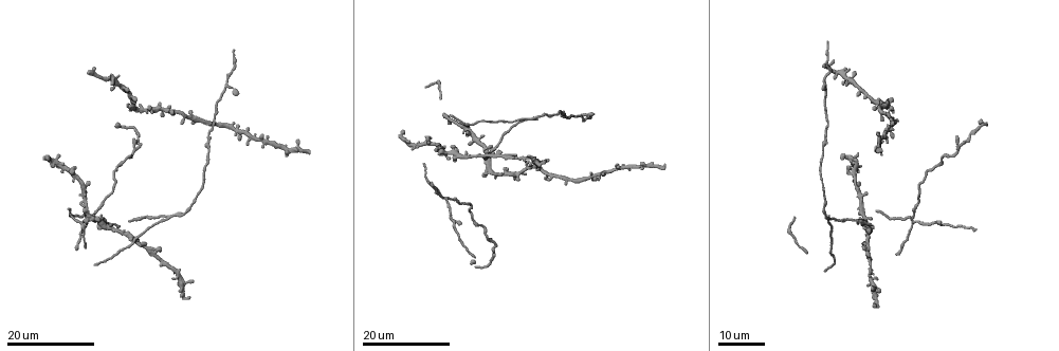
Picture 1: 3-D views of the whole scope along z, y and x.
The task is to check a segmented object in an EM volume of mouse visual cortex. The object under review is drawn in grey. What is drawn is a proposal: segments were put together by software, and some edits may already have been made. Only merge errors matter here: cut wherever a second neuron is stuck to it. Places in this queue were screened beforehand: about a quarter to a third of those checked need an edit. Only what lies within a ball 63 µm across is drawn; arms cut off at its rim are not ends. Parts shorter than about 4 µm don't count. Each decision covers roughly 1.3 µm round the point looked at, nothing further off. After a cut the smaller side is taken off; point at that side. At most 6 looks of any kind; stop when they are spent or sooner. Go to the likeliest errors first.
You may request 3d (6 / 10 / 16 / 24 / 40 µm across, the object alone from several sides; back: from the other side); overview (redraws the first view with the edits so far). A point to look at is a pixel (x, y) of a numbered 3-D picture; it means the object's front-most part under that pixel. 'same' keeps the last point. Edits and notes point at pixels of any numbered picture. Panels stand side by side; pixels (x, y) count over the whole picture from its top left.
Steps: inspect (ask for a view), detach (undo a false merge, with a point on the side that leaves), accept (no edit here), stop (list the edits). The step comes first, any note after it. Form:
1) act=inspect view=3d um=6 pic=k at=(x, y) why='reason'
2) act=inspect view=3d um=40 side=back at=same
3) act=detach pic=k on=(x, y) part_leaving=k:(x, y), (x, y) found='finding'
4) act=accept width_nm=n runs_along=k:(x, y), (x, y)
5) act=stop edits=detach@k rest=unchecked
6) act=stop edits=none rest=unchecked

act=inspect view=3d um=24 pic=1 at=(446, 200) why='four or more arms meet'

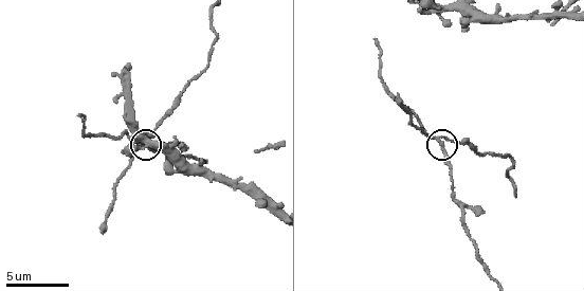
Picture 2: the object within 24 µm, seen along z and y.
act=inspect view=3d um=10 pic=2 at=(442, 141)

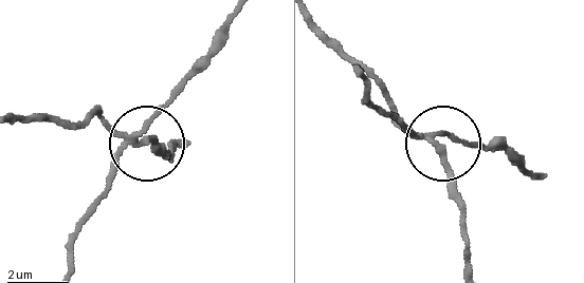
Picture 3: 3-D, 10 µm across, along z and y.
act=detach pic=3 on=(151, 135) side_arm_um=11 part_leaving=3:(430, 142), (466, 237), (466, 267) found='a second neuron is stuck on'

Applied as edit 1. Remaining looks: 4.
act=inspect view=3d um=24 pic=1 at=(961, 147) why='two arms in line, one across'

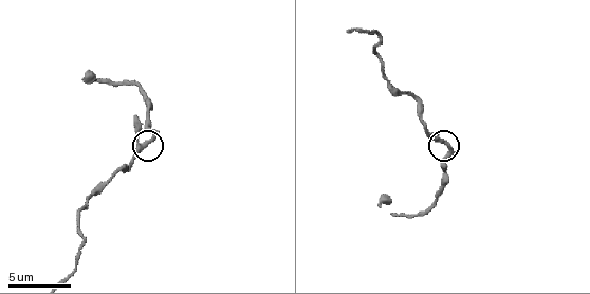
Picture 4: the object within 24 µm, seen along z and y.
act=inspect view=3d um=10 pic=4 at=(439, 140) why='closer look'

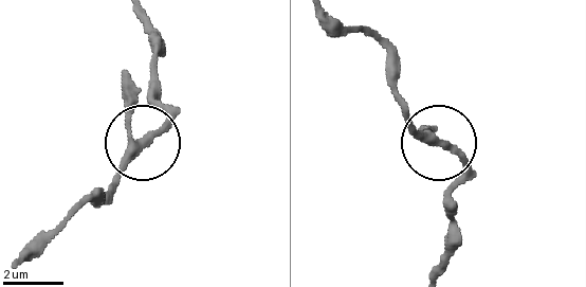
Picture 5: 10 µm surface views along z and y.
act=accept arms=3 found='all the same neuron'

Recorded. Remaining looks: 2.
act=inspect view=3d um=24 pic=1 at=(161, 110) why='three-way junction'

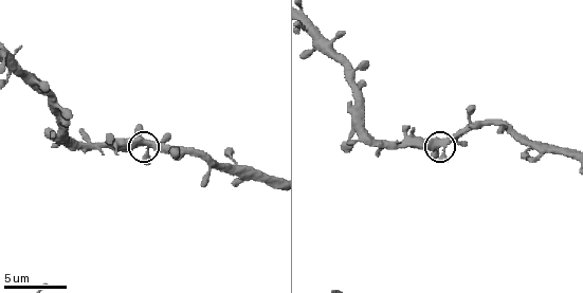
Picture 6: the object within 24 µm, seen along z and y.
act=inspect view=3d um=6 pic=6 at=(148, 148)

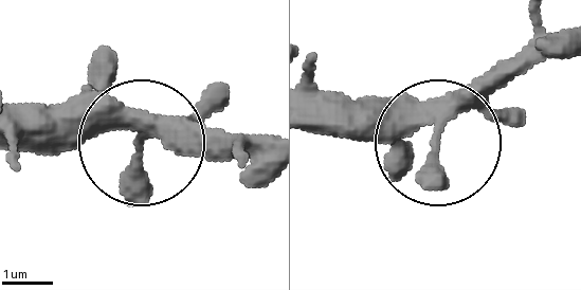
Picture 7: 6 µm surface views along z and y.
act=accept width_nm=280 runs_along=7:(559, 44), (508, 70), (445, 133), (319, 133) found='all the same neuron'

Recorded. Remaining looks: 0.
act=stop edits=detach@3 rest=unchecked

